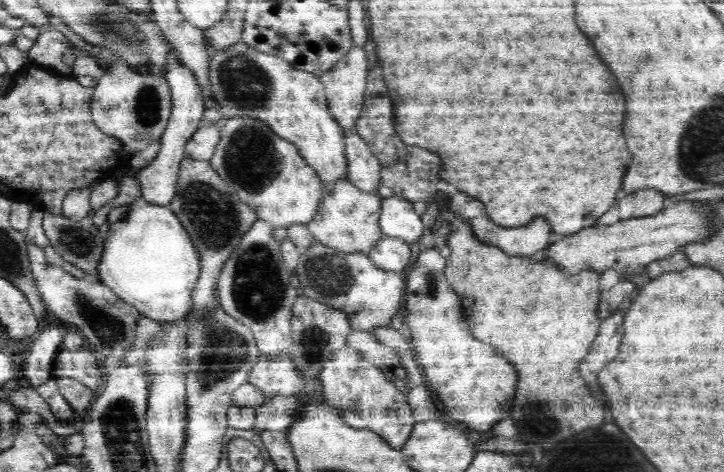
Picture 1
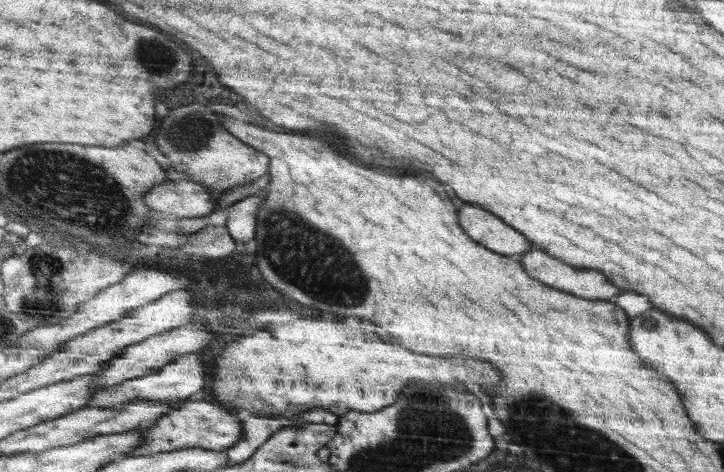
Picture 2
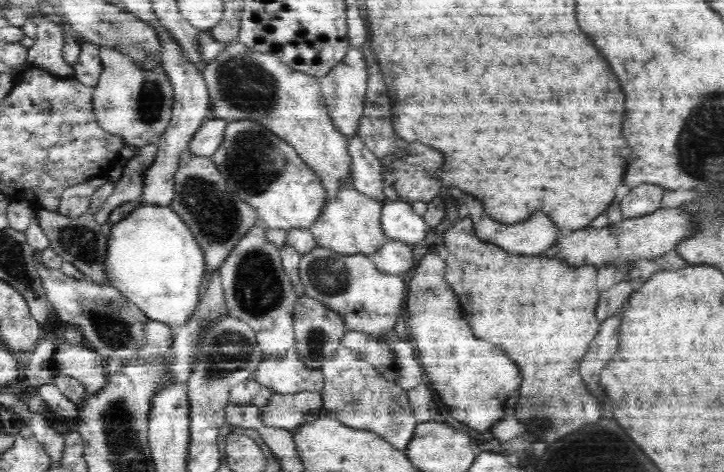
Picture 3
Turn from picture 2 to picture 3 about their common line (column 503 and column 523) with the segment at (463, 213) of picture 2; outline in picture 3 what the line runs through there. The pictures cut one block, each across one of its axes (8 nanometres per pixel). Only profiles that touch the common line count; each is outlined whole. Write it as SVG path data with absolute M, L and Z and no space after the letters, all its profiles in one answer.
M462 196L460 198L460 204L466 206L468 202L468 210L472 214L472 220L474 220L474 230L479 239L482 239L484 243L492 243L496 246L502 247L507 250L510 254L540 254L552 246L556 246L560 240L558 240L558 229L556 224L544 214L544 212L534 212L526 222L518 222L518 224L500 224L492 218L486 216L482 204L472 198L472 196Z

